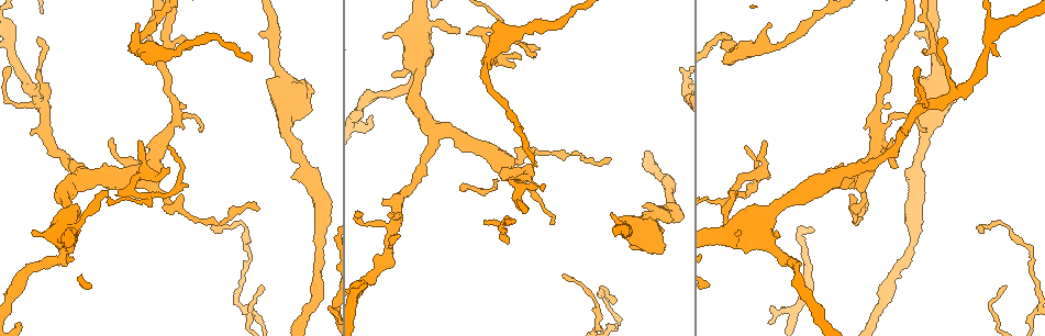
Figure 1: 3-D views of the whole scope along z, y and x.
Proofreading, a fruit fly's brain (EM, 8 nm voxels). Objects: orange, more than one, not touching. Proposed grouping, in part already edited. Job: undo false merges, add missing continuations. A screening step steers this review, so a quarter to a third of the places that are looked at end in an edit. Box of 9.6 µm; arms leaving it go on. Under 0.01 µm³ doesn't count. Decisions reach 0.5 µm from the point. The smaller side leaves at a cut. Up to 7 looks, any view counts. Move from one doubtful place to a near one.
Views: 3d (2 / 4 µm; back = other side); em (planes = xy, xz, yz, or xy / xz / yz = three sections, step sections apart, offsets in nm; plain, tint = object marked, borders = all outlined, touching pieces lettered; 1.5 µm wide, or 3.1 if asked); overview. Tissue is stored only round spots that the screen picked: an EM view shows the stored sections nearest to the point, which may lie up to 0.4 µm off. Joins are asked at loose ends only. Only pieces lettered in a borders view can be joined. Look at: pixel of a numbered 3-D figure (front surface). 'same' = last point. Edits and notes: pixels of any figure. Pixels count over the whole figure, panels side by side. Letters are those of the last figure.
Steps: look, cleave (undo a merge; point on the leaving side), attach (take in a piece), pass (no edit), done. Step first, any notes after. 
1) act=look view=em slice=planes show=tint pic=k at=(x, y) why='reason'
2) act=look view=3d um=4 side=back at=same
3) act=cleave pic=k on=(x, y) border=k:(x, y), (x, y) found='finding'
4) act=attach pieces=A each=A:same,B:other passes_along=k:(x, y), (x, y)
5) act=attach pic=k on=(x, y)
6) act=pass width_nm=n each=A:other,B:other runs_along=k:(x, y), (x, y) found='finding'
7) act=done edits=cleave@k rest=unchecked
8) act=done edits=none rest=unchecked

act=look view=3d um=2 pic=1 at=(775, 231) why='branch stops here'

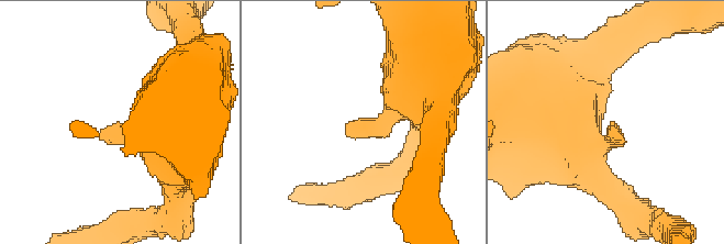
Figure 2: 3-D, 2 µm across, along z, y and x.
act=look view=em slice=xy step=8 show=tint pic=2 at=(612, 128) why='need the tissue'

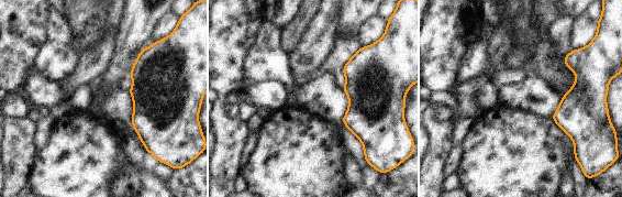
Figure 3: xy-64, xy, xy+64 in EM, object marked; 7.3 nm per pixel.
act=look view=em slice=planes show=borders at=same why='another direction'

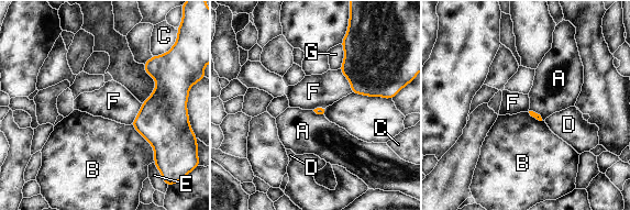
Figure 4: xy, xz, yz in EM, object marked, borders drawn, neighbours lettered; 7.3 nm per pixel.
act=pass each=A:other,B:other,C:other,D:other,E:other,F:other,G:other border=4:(339, 69), (349, 81), (352, 91) found='none of them fits'

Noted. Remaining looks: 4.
act=look view=3d um=4 pic=1 at=(361, 222) why='abrupt turn'

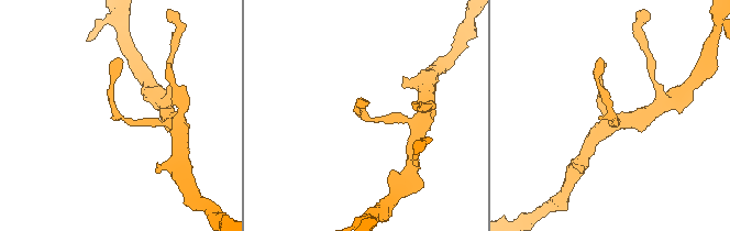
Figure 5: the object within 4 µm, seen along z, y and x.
act=look view=em slice=planes show=plain pic=5 at=(616, 120)

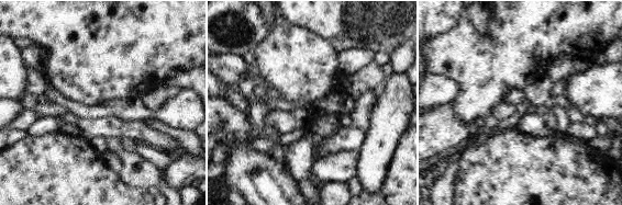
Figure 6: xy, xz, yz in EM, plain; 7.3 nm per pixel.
act=look view=em slice=planes show=borders at=same why='see the neighbours'

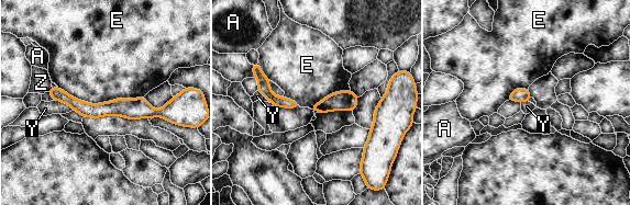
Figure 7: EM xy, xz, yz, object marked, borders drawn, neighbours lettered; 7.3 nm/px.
act=pass width_nm=140 longest_contact=E:650nm each=A:other,E:other,Y:other,Z:other found='continuous, no second neuron'

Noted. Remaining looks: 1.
act=look view=em slice=planes show=borders pic=1 at=(564, 277) why='branch stops here'

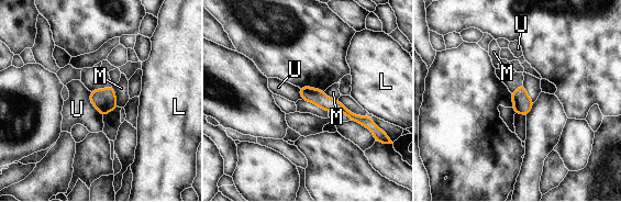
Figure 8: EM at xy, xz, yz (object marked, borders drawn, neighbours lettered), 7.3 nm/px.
act=pass each=L:other,M:other,U:other border=8:(89, 91), (90, 103), (102, 116) found='no lettered piece goes on from it'

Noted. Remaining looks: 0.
act=done edits=none rest=unchecked

